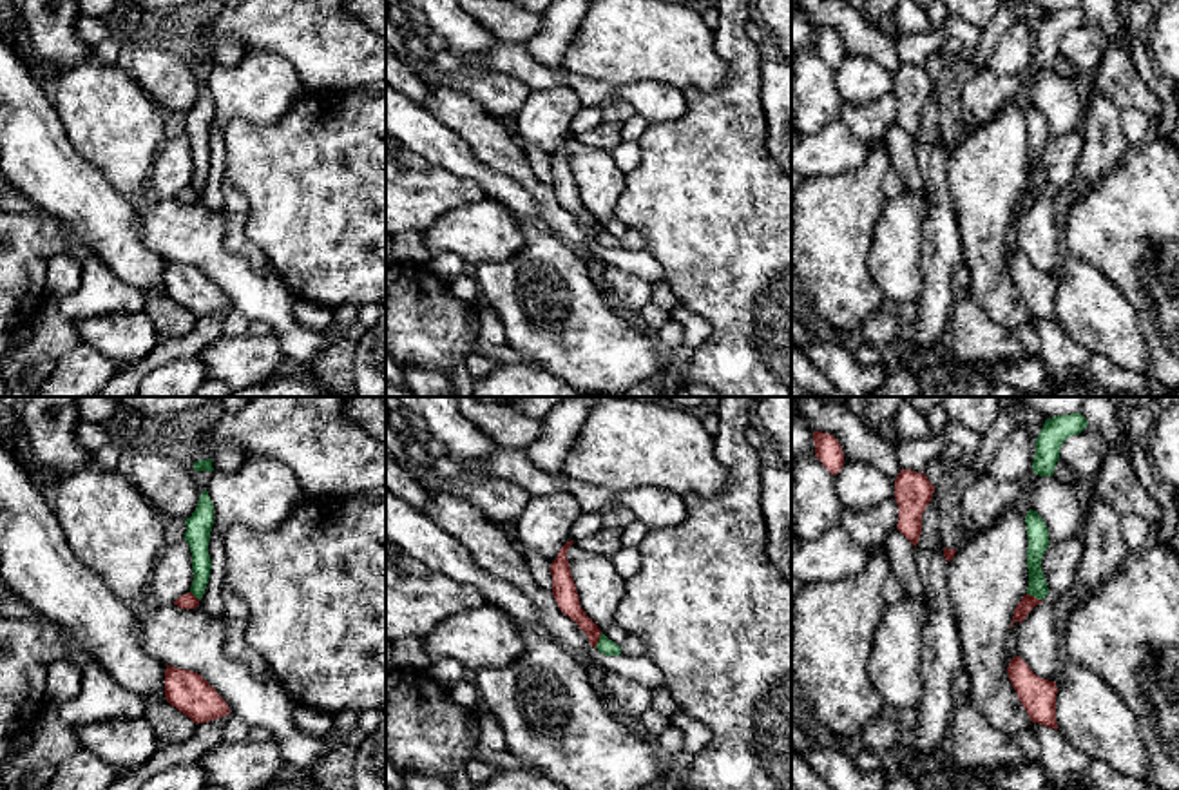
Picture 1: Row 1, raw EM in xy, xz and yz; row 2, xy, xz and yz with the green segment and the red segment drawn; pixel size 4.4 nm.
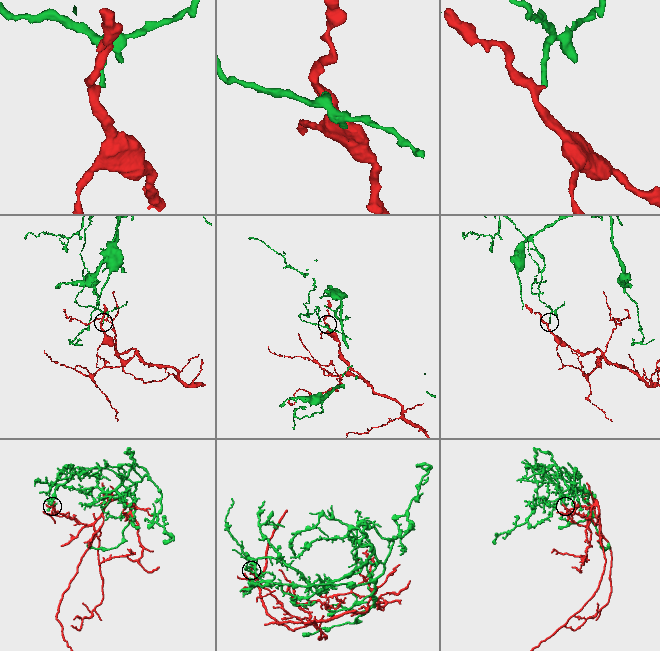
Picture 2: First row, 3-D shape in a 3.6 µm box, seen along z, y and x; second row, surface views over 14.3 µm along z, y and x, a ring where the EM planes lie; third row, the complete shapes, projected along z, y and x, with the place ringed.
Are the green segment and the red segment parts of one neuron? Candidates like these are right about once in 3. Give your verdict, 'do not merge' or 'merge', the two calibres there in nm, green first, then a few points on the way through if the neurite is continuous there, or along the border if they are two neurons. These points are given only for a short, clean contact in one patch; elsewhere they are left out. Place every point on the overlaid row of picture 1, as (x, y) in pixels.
do not merge | 100/70 nm | along yz (1027, 593), (1044, 600)

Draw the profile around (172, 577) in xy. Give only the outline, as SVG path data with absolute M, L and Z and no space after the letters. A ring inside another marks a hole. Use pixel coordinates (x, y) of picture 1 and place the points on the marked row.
M185 540L165 545L159 553L149 585L150 605L170 605L190 592L194 582L192 553Z

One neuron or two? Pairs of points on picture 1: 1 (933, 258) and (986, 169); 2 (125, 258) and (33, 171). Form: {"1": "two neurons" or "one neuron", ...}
{"1": "two neurons", "2": "one neuron"}

